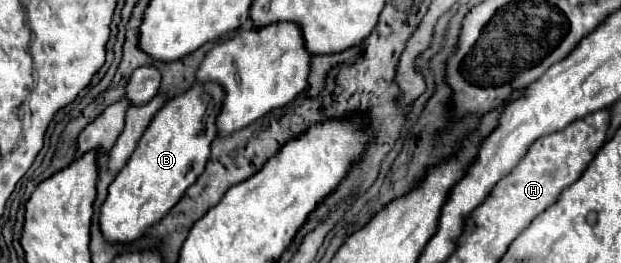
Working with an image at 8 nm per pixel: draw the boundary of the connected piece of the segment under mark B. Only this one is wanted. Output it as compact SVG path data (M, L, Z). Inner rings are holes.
M196 82L188 92L170 98L158 110L134 154L110 184L108 198L100 208L100 232L108 244L128 244L146 236L196 182L208 162L210 144L216 138L214 118L222 96L218 84Z

